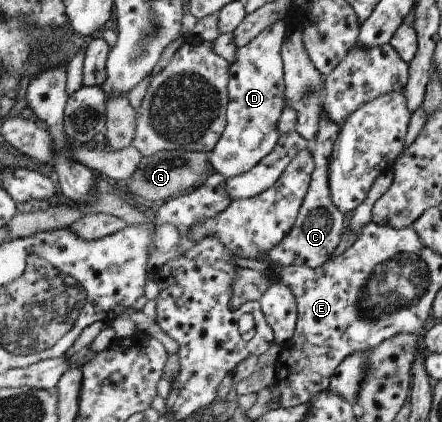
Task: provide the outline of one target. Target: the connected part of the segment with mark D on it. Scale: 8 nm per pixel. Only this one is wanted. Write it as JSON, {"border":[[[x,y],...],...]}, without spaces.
{"border":[[[281,20],[273,23],[266,31],[237,51],[236,61],[231,64],[227,126],[210,154],[210,163],[216,172],[226,178],[248,173],[266,159],[280,141],[280,117],[286,107],[284,95],[284,63],[280,47],[284,45],[286,25]]]}

